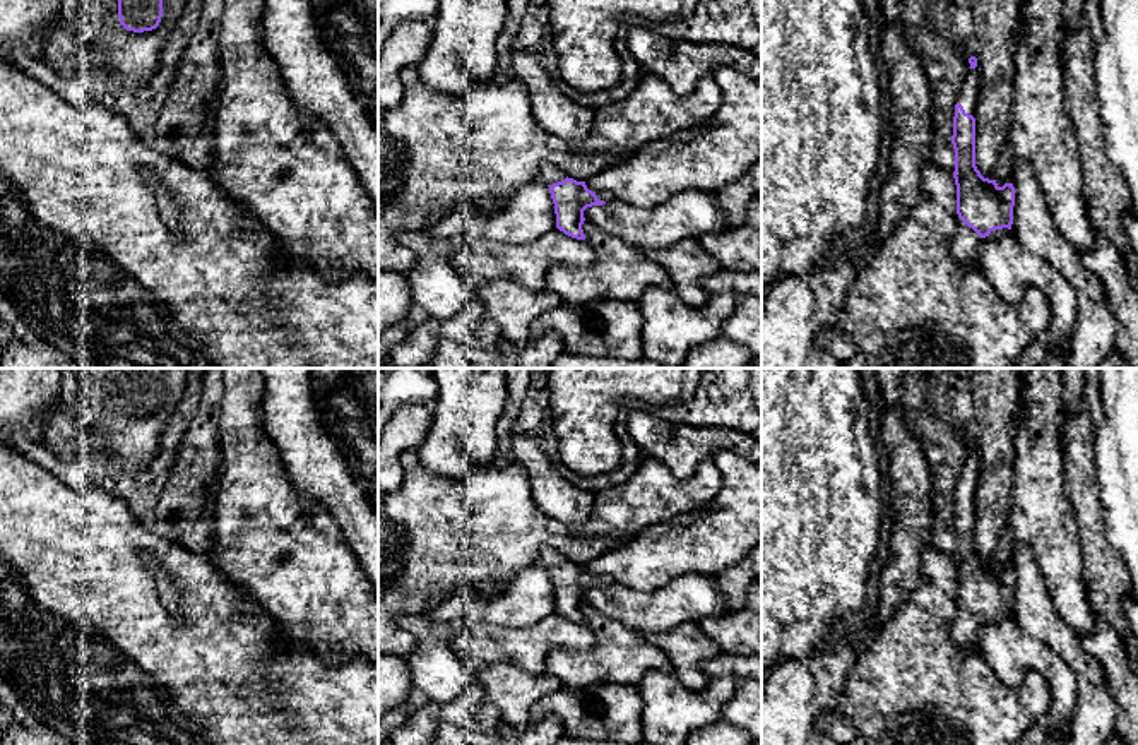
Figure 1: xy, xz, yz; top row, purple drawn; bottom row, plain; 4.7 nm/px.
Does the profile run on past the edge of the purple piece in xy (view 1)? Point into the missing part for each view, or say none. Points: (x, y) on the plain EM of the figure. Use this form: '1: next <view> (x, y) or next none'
1: next none

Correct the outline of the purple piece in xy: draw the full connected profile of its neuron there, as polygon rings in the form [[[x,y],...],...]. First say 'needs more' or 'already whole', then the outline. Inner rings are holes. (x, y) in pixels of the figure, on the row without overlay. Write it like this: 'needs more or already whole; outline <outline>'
already whole; outline [[[123,368],[118,380],[120,408],[127,414],[144,416],[159,409],[163,377],[159,368]]]

